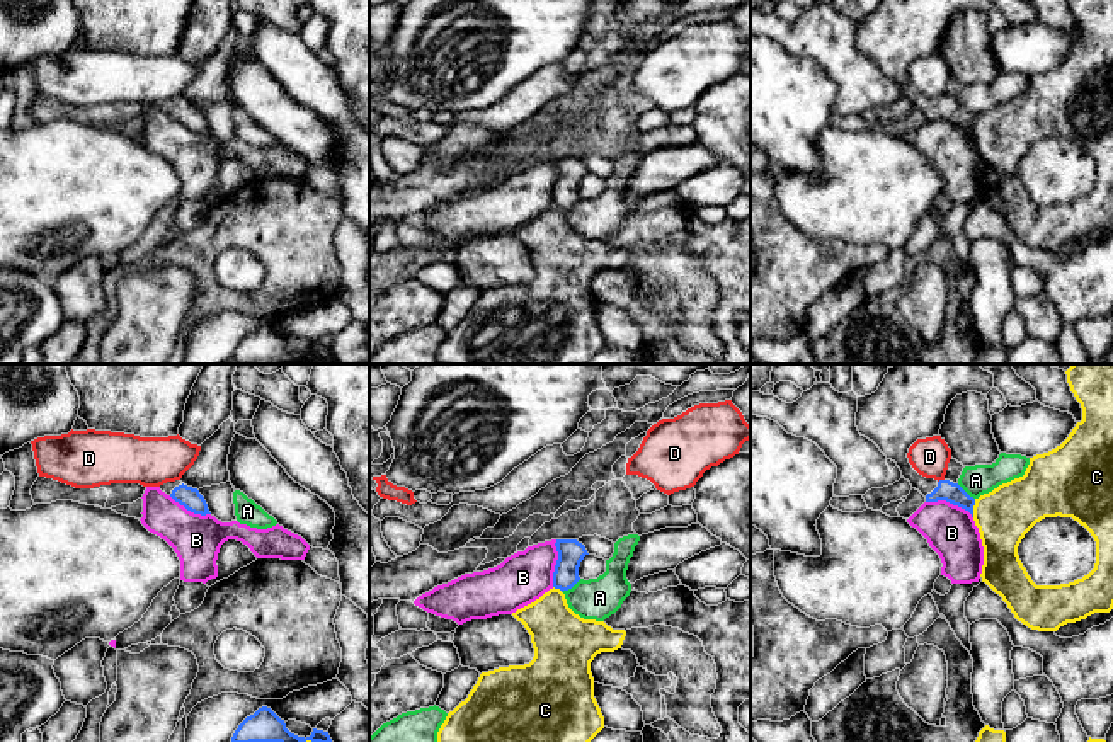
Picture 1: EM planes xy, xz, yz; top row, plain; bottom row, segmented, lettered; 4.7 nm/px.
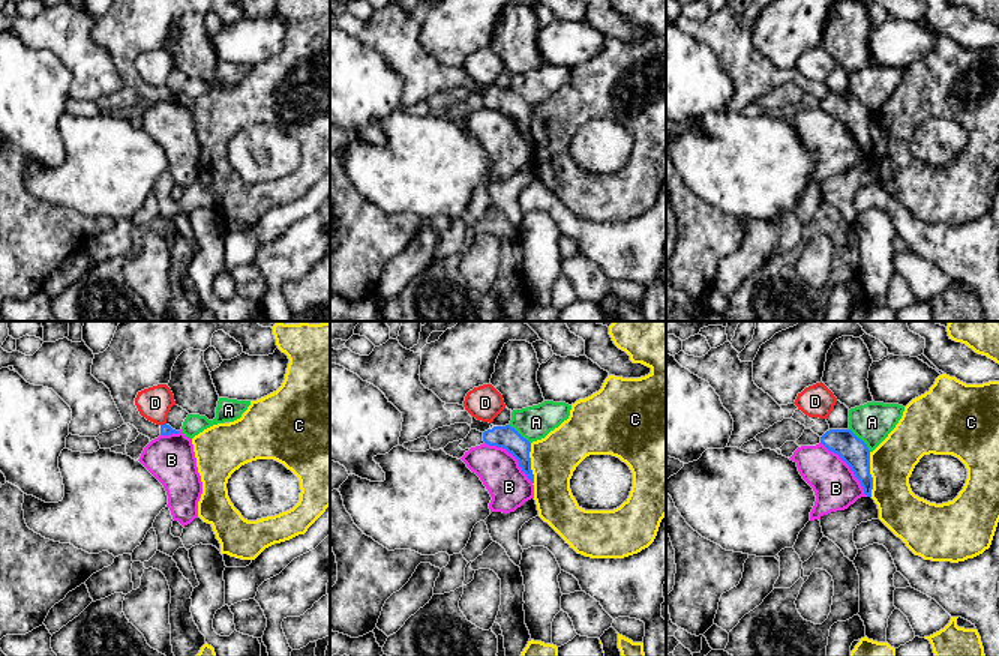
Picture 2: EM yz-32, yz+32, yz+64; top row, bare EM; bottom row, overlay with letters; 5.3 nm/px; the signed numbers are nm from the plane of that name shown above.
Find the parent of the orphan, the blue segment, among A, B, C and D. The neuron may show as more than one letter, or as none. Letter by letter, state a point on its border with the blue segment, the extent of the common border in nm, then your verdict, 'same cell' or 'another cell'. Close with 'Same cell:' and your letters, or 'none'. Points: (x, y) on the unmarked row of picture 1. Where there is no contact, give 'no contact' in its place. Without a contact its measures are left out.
A: xz (570, 206) | 110 nm | another cell
B: yz (950, 121) | 240 nm | another cell
C: yz (972, 126) | 90 nm | another cell
D: yz (940, 99) | 40 nm | another cell
Same cell: none

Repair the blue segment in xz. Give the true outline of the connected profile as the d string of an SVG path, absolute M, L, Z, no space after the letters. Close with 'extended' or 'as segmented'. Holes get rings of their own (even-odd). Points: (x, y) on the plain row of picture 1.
M556 158L558 179L553 191L553 206L563 209L572 208L579 199L579 186L587 172L585 165L577 158Z | as segmented

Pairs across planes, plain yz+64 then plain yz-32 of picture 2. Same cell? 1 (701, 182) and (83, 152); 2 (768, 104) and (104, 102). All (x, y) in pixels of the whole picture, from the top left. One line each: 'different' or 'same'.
1: same
2: same

